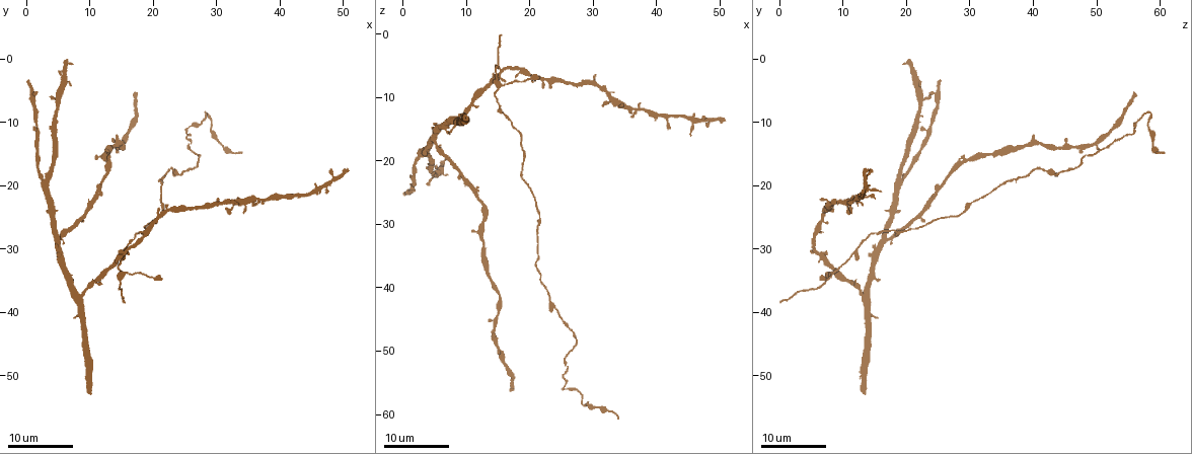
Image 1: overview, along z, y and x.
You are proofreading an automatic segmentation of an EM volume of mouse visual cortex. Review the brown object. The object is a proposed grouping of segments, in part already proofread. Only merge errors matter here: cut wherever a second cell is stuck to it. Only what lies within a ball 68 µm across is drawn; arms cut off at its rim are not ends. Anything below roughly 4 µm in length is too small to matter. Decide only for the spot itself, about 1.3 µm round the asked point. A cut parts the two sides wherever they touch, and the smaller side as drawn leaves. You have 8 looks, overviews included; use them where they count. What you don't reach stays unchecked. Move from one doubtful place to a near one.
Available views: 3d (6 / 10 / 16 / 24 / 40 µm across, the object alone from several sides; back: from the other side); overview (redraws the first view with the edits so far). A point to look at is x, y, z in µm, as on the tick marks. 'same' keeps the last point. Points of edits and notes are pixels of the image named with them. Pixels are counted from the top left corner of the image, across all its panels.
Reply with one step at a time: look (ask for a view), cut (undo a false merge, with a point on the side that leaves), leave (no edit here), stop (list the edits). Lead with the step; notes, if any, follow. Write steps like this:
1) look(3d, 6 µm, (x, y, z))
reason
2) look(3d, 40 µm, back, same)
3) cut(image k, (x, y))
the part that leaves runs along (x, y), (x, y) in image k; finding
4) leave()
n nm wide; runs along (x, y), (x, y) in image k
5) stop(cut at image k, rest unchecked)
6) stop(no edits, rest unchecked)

look(3d, 16 µm, (25.5, 11.0, 55.5))
thick turns thin

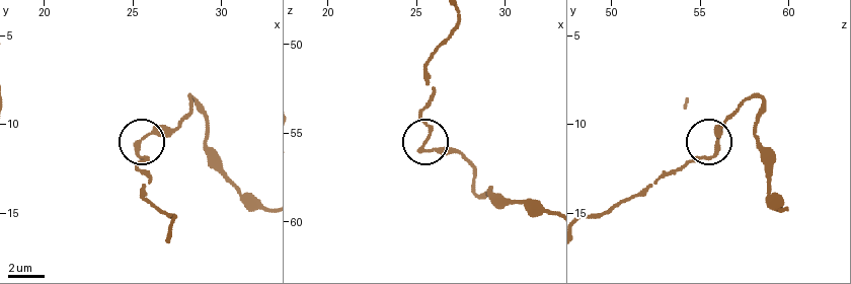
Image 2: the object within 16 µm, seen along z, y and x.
look(3d, 6 µm, (25.2, 11.3, 55.9))
closer look

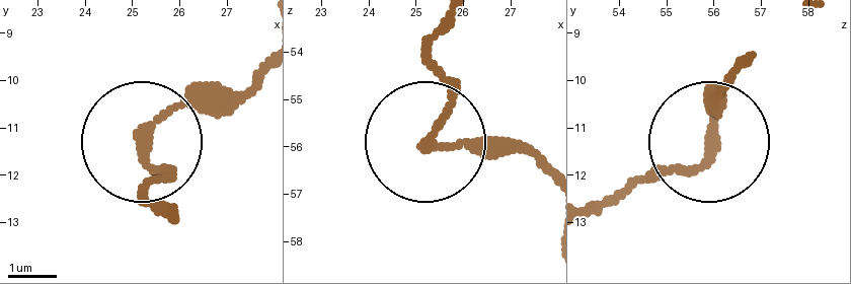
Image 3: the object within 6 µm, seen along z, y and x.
leave()
runs along (452, 16), (432, 53), (444, 113), (428, 137), (537, 149) in image 3; all the same cell

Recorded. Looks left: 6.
look(3d, 24 µm, (2.5, 19.0, 19.0))

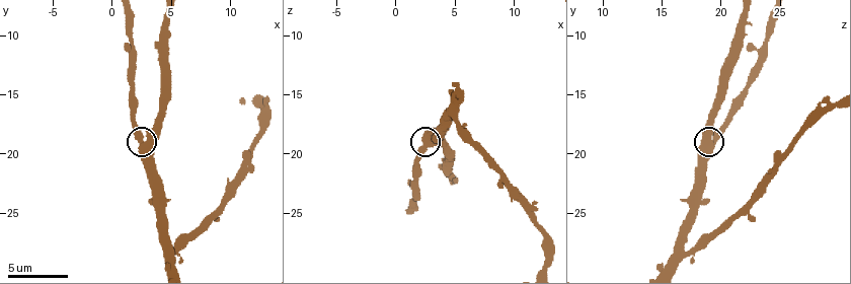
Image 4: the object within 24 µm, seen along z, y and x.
look(3d, 10 µm, (3.0, 19.2, 19.2))

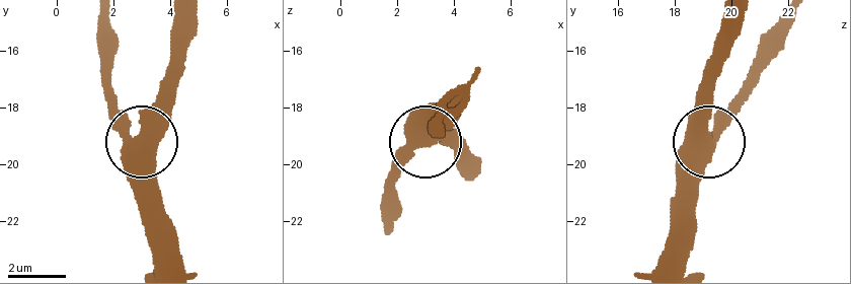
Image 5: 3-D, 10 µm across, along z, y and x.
leave()
runs along (658, 262), (689, 159), (750, 89) in image 5; all the same cell

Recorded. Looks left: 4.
look(3d, 10 µm, (5.0, 28.4, 17.0))
looks like a crossing

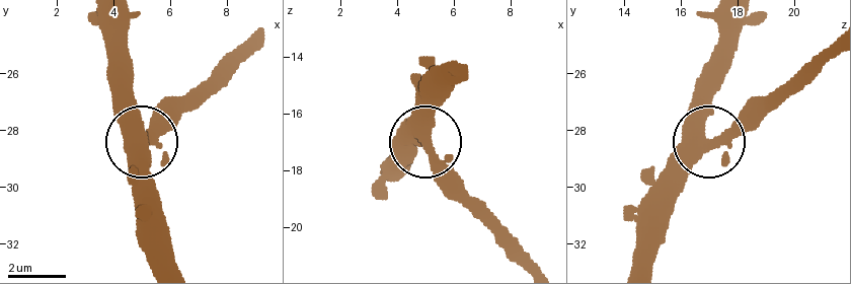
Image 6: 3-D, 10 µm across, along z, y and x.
leave()
440 nm wide; runs along (176, 262), (126, 75) in image 6; continuous, no second cell

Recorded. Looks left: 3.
look(3d, 16 µm, (8.0, 38.0, 14.0))

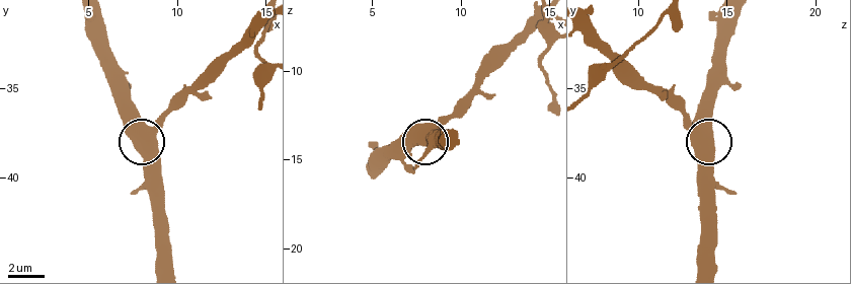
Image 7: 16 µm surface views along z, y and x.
look(3d, 10 µm, (7.7, 37.9, 13.7))

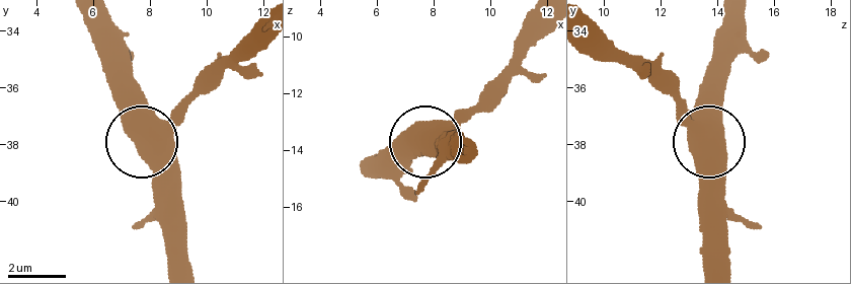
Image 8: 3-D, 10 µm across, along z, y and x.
leave()
690 nm wide; runs along (264, 28), (143, 142), (160, 208) in image 8; one cell here

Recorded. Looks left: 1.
stop(no edits, rest unchecked)

